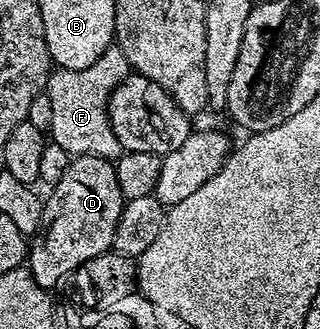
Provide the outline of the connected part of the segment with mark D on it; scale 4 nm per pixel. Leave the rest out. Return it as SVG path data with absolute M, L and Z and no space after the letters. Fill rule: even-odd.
M77 156L59 176L55 189L43 202L41 226L30 237L25 267L37 286L55 290L59 280L70 277L89 258L112 251L113 234L124 206L112 161L100 156Z

